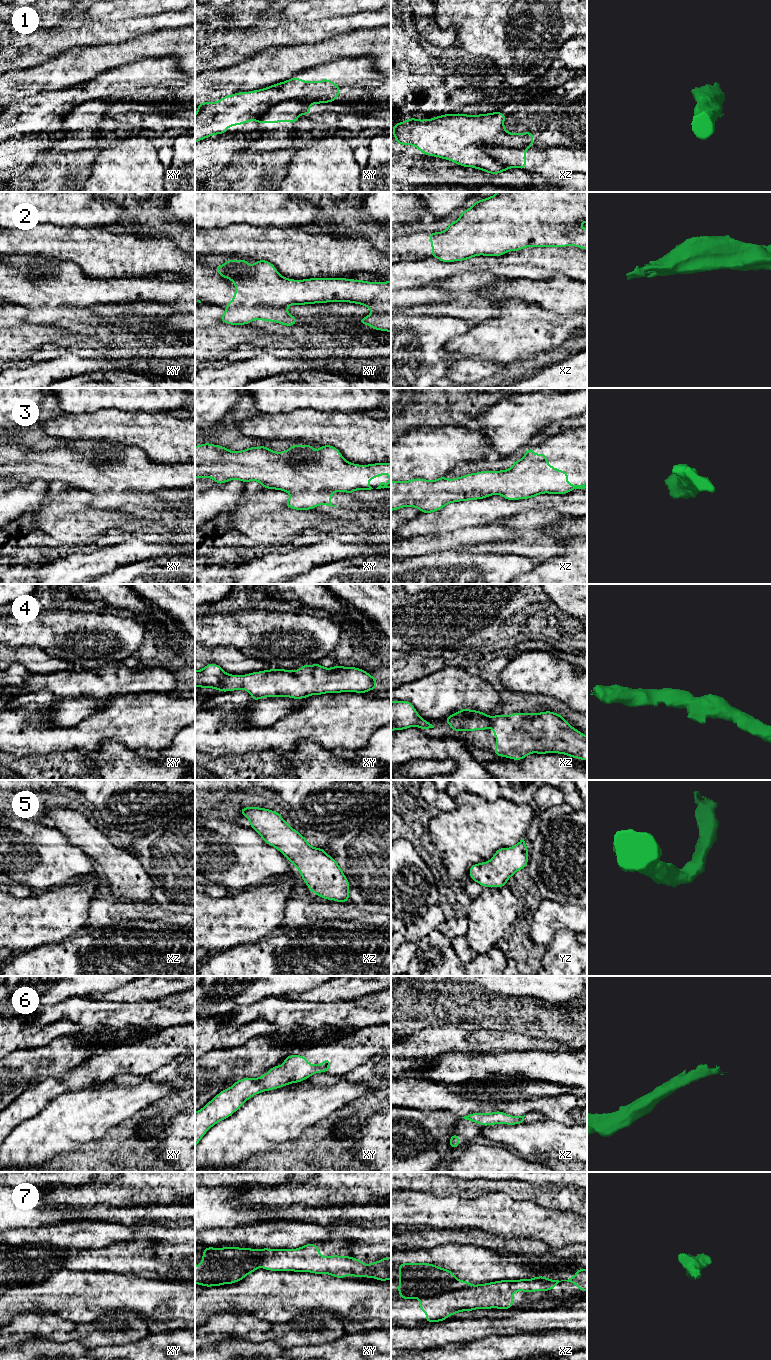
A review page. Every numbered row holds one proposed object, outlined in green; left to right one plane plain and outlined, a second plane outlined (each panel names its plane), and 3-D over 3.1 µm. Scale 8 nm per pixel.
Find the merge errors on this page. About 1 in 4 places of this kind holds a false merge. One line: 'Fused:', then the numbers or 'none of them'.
Fused: 1, 7

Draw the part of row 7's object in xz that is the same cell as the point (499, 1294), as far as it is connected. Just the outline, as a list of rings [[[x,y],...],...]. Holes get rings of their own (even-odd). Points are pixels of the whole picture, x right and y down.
[[[580,1268],[574,1276],[561,1281],[575,1284],[580,1291],[587,1291],[587,1269]],[[537,1276],[531,1279],[500,1280],[470,1285],[441,1296],[420,1299],[419,1307],[427,1314],[424,1320],[435,1323],[445,1321],[448,1316],[462,1311],[511,1309],[515,1292],[550,1291],[561,1281]]]

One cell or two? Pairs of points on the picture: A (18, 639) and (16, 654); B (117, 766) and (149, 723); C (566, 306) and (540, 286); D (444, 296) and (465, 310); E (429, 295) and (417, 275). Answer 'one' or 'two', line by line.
A: two
B: two
C: one
D: two
E: two

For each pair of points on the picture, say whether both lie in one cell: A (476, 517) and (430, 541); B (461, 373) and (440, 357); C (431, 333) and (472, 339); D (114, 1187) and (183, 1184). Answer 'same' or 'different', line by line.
A: different
B: different
C: different
D: same

